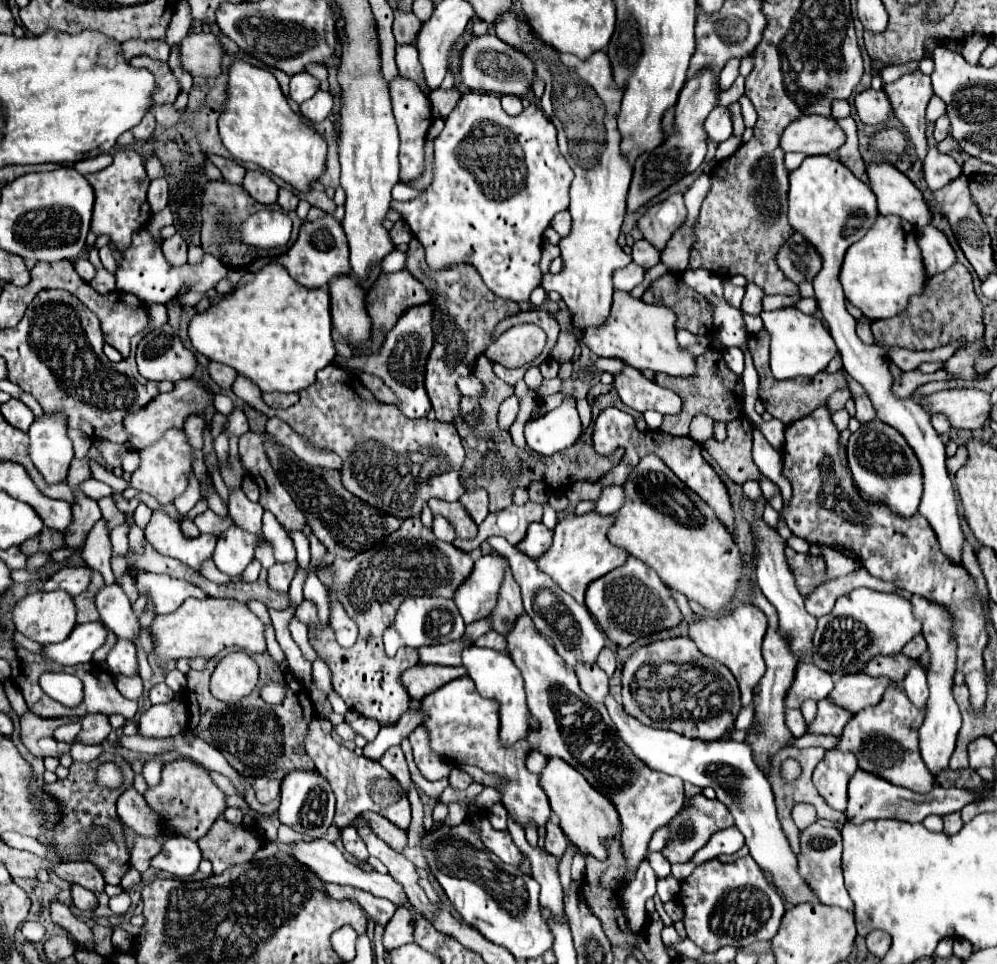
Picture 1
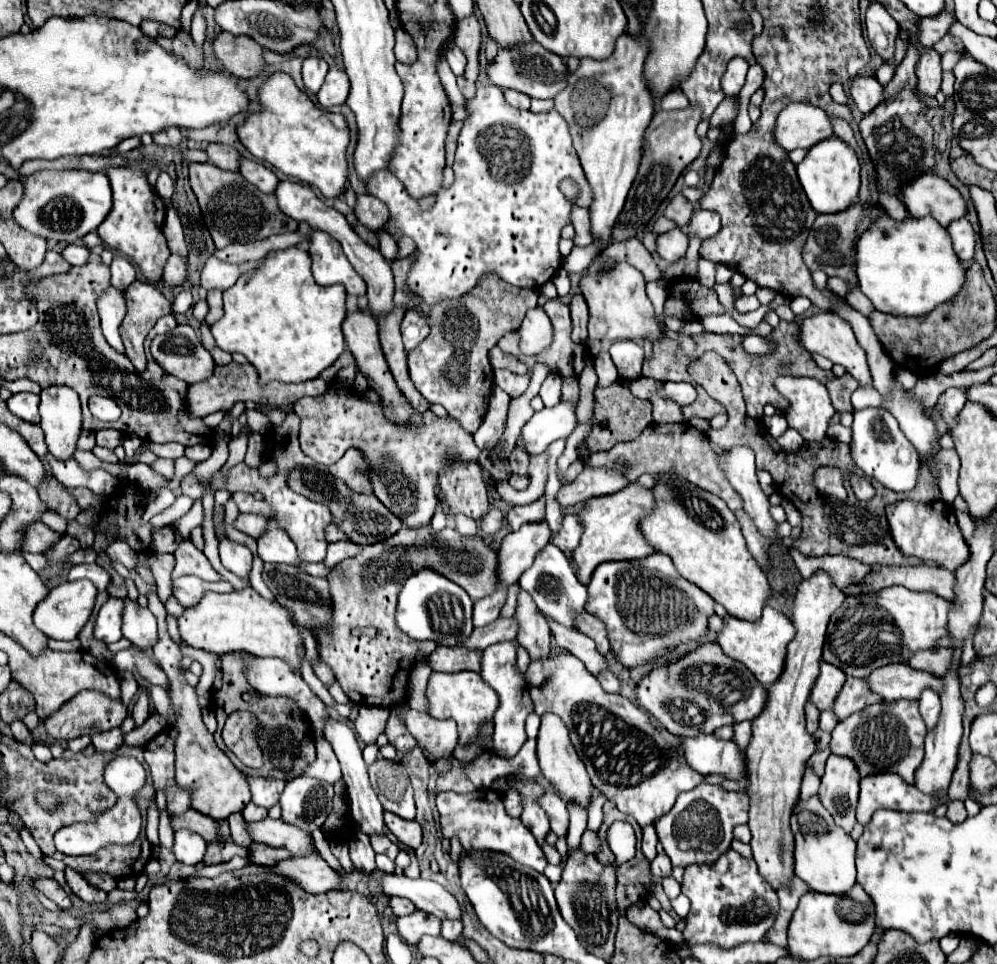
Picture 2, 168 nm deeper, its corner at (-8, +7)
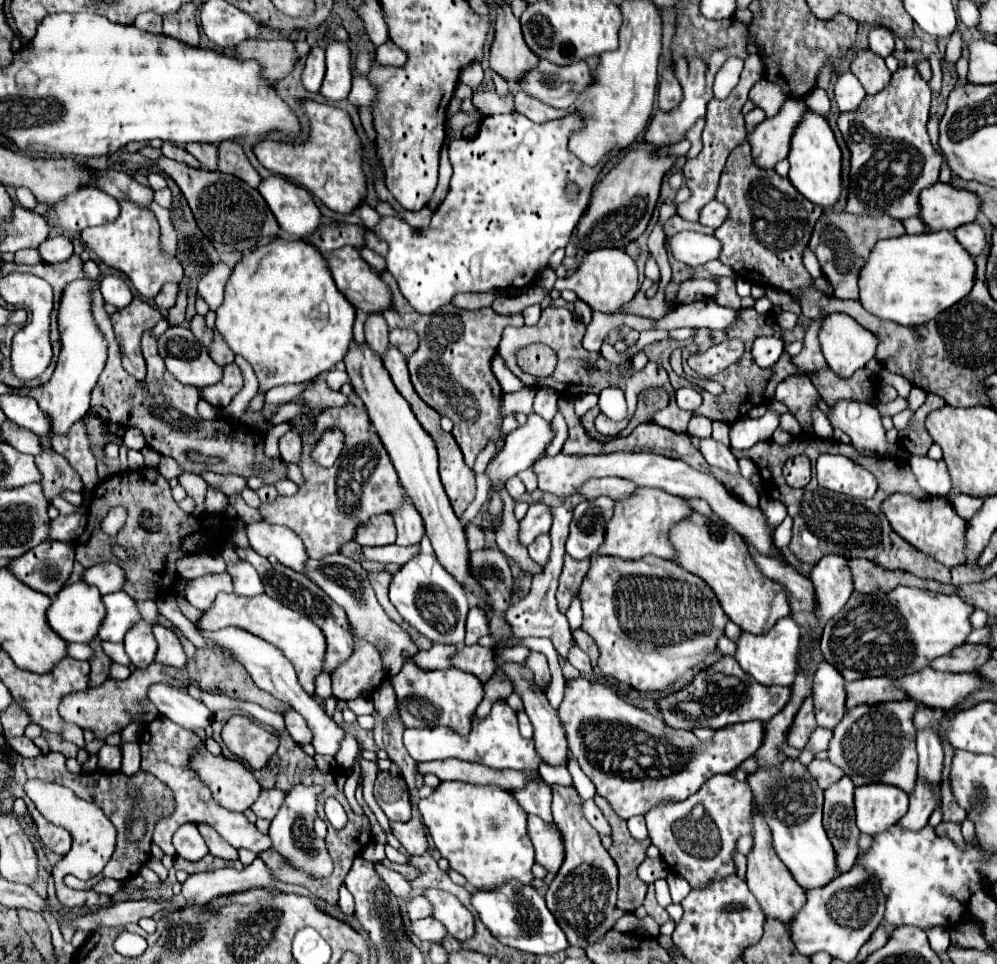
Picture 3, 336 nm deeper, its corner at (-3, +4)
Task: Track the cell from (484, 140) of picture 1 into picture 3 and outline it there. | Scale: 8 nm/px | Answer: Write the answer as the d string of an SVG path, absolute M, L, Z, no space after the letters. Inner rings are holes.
M521 113L483 117L475 139L457 139L449 145L449 159L453 165L451 187L445 201L433 213L429 227L415 229L399 217L381 217L371 231L389 245L385 257L387 269L397 279L399 291L415 311L431 315L439 307L449 305L457 293L483 293L509 287L523 289L537 281L549 267L551 255L571 239L575 225L589 205L597 175L603 169L603 165L587 167L569 153L569 133L579 129L579 125L579 113L545 123L533 123ZM567 181L575 181L581 189L573 203L563 197Z

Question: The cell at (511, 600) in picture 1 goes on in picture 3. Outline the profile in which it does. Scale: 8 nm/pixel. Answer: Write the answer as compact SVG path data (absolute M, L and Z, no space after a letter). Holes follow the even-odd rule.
M531 651L527 661L525 661L527 669L531 669L531 673L535 675L535 683L541 687L541 689L547 689L549 681L551 681L551 675L549 675L549 667L547 667L547 657L539 651Z

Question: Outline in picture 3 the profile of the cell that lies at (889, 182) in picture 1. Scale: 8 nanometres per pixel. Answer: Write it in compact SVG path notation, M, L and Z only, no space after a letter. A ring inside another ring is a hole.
M935 183L923 189L921 197L921 221L933 231L953 231L965 223L975 221L979 199L975 193L955 189L945 183Z

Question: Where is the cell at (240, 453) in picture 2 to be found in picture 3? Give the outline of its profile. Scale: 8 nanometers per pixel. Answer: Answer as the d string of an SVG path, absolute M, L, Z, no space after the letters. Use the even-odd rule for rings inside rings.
M245 559L229 563L227 565L227 573L233 579L233 587L235 587L237 595L253 597L253 595L263 593L263 583L261 583L255 567L251 563L247 563Z

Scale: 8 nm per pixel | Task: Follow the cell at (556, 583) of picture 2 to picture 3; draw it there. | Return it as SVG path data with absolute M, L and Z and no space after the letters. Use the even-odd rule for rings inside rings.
M549 535L537 537L537 541L529 547L529 557L531 557L537 565L541 565L541 567L547 565L549 553L551 553L551 539L549 539Z

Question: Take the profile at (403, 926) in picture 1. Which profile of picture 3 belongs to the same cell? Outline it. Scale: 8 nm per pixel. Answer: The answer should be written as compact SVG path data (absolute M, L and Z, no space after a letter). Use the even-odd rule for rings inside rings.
M427 917L427 919L419 919L415 923L411 923L411 933L417 935L421 941L431 941L431 943L439 943L447 929L433 917Z

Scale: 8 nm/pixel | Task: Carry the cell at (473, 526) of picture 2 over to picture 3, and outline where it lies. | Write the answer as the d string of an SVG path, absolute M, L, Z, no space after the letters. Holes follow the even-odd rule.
M473 523L465 525L465 537L467 537L467 545L469 545L471 551L475 551L475 549L483 549L483 547L485 547L481 527L477 527L477 525L473 525Z

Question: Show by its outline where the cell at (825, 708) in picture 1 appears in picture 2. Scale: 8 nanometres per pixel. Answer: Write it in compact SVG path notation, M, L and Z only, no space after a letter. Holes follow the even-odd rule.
M848 678L846 684L844 684L844 688L842 688L842 692L838 694L838 698L834 702L834 714L838 716L838 720L844 720L850 714L860 712L866 706L876 704L880 700L882 700L882 696L876 694L876 692L872 692L864 680L860 680L860 678Z

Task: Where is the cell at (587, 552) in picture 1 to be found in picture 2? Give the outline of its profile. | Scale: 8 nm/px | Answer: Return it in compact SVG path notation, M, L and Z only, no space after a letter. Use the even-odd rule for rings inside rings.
M638 482L628 484L624 490L608 494L608 496L598 496L586 502L586 506L578 512L584 524L584 534L580 540L580 546L572 552L572 558L578 566L580 578L584 584L590 582L590 576L594 568L602 562L608 560L636 560L636 558L646 558L648 554L656 552L644 534L640 532L640 520L648 516L654 508L656 500L650 488L642 488Z

